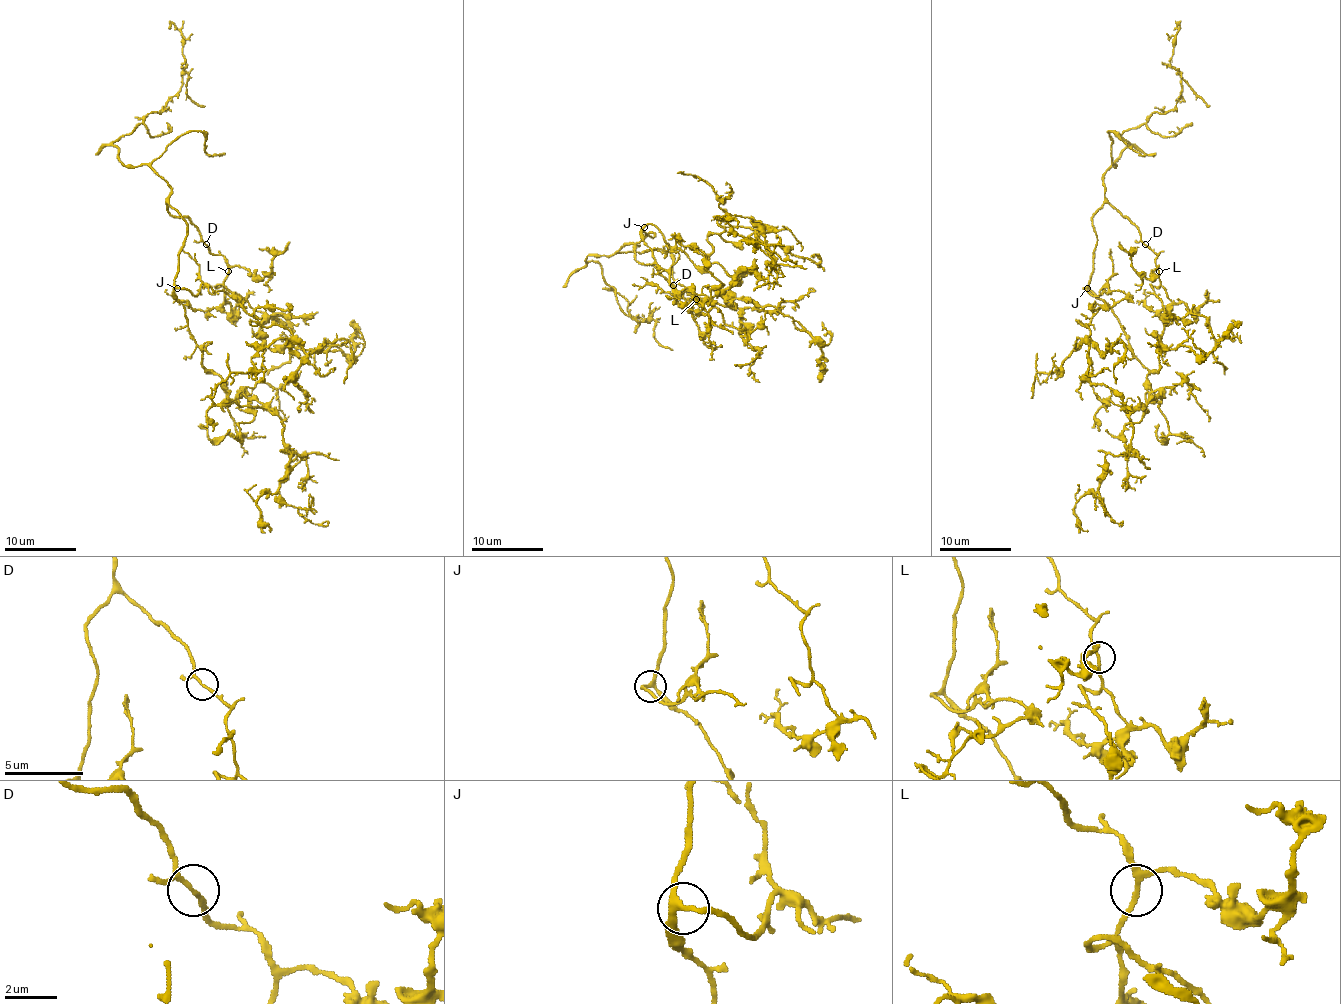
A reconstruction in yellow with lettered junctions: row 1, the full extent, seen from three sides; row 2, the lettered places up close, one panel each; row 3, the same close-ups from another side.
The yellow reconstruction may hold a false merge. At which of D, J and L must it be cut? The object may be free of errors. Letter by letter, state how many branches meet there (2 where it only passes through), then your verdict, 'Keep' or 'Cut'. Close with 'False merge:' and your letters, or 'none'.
D: Branches: 3. Keep
J: Branches: 3. Keep
L: Branches: 3. Keep
False merge: none

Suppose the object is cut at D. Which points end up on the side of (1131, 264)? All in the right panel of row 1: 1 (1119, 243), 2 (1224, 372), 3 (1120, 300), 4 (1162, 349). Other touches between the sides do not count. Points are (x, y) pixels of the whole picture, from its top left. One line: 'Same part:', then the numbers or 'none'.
Same part: 1, 2, 4

